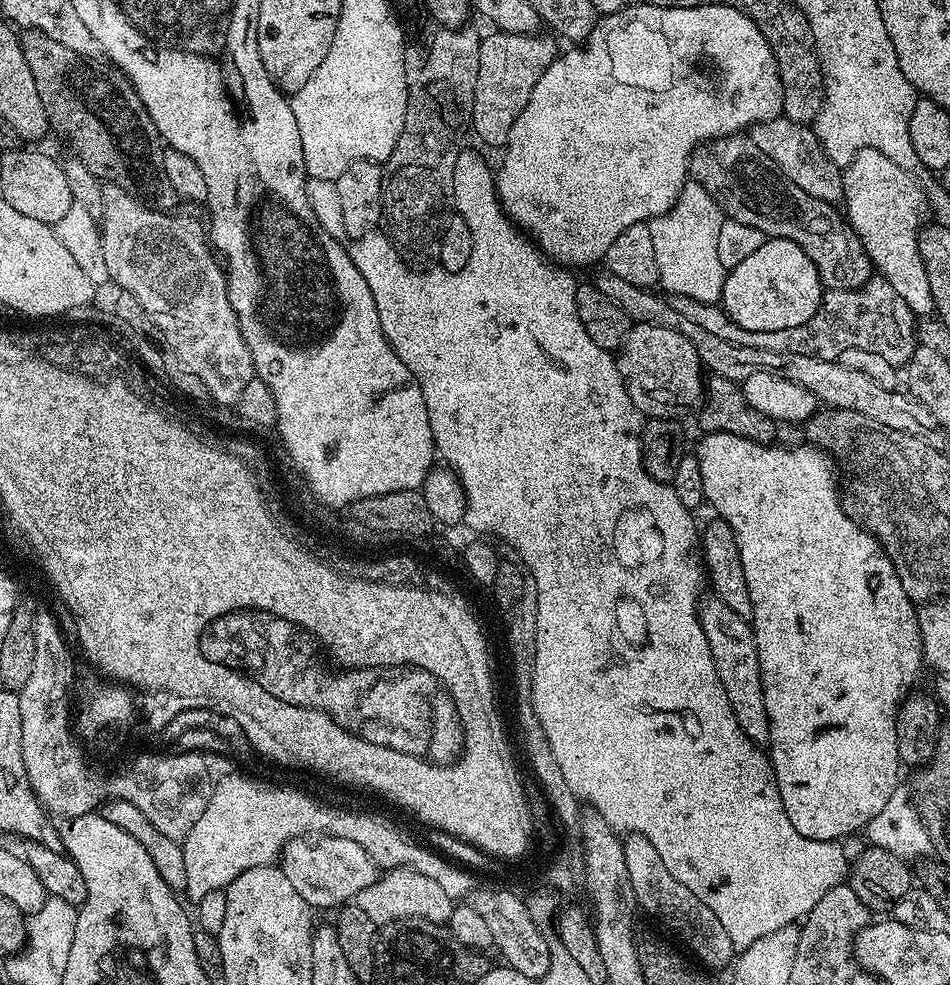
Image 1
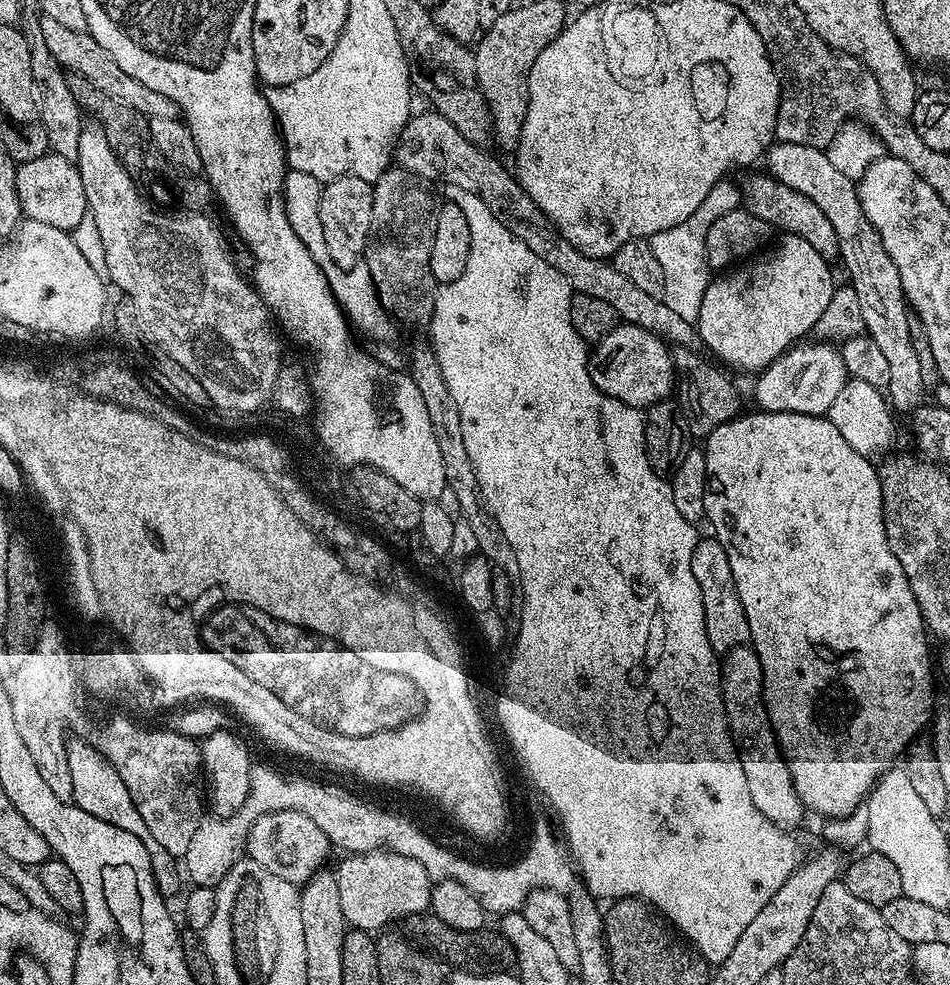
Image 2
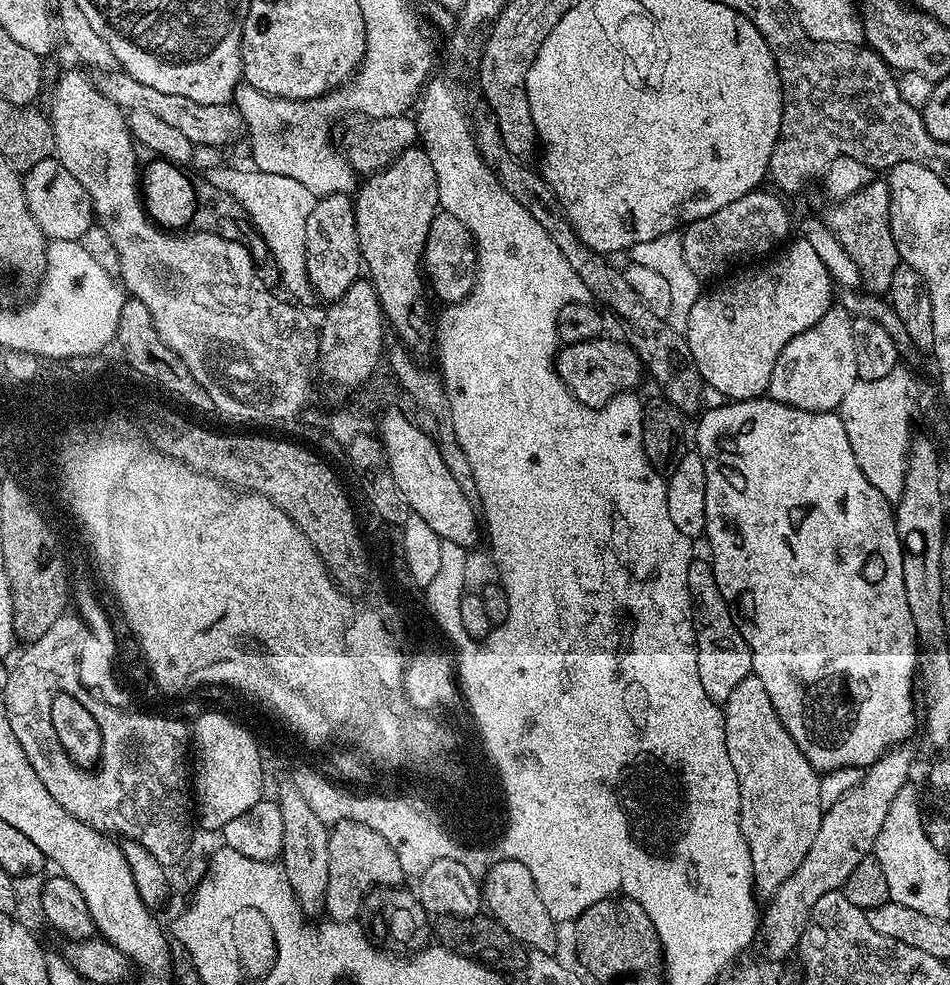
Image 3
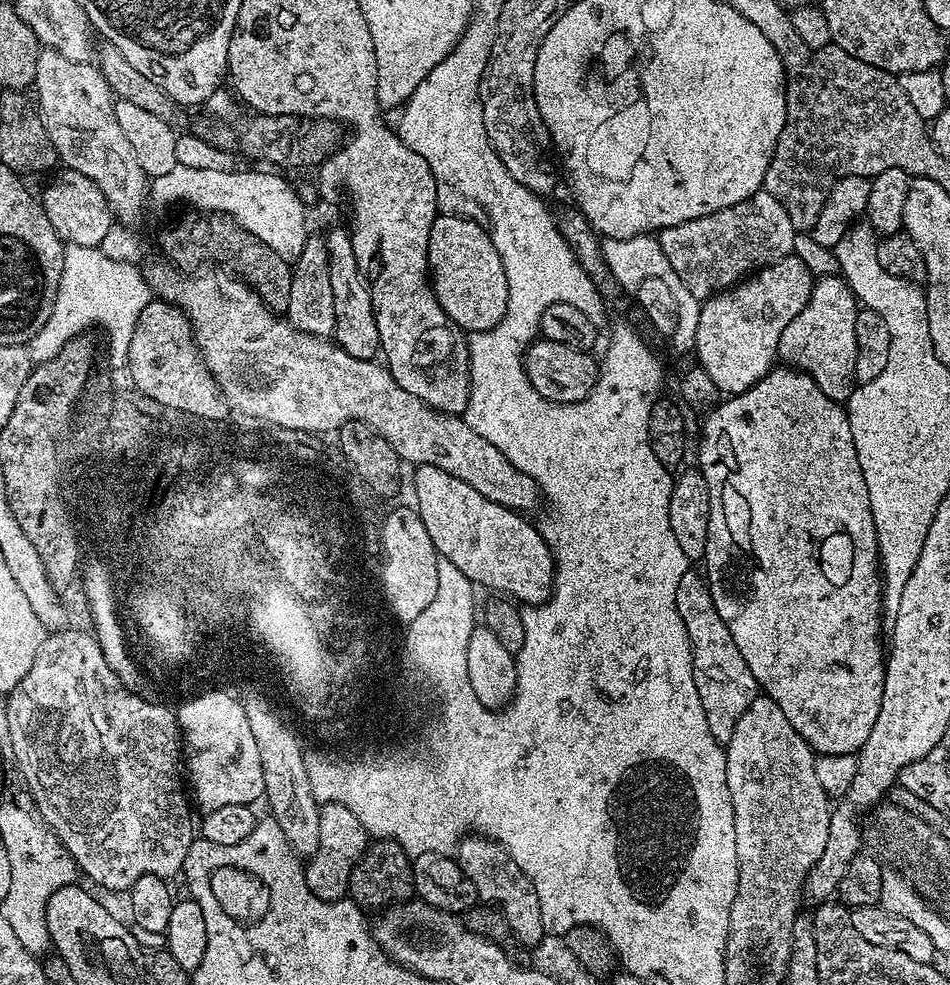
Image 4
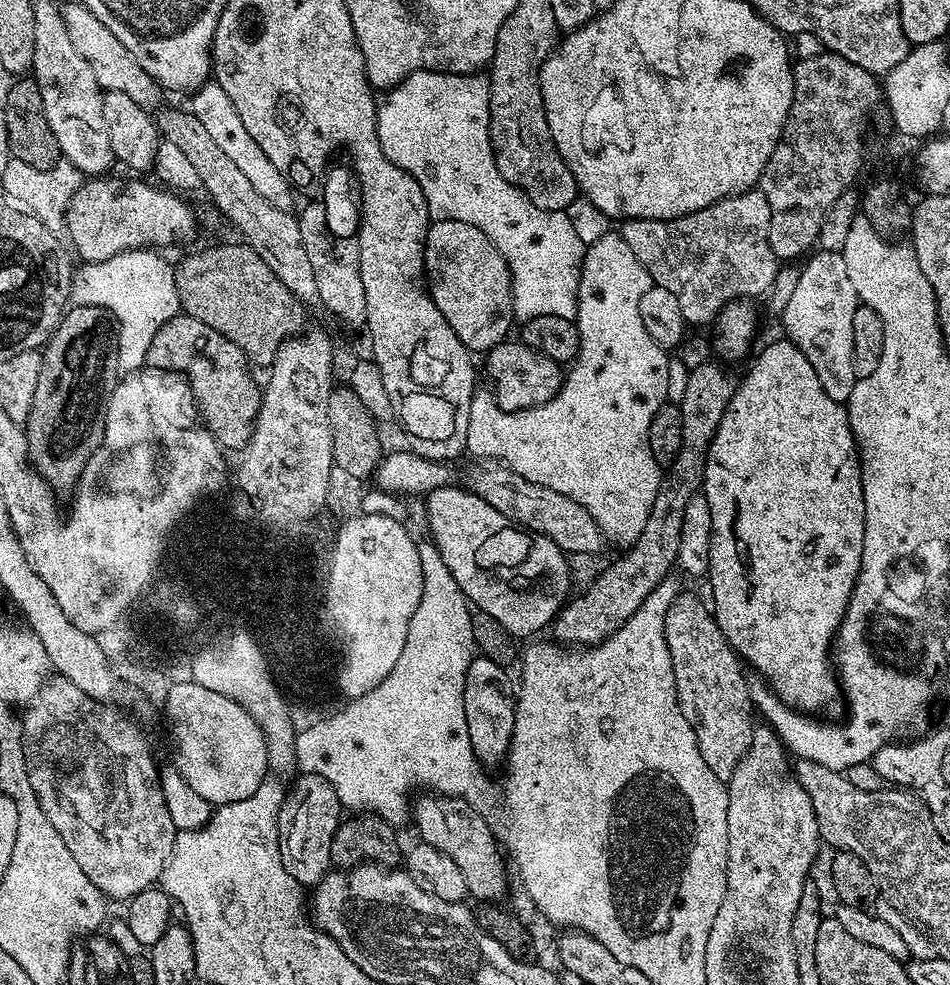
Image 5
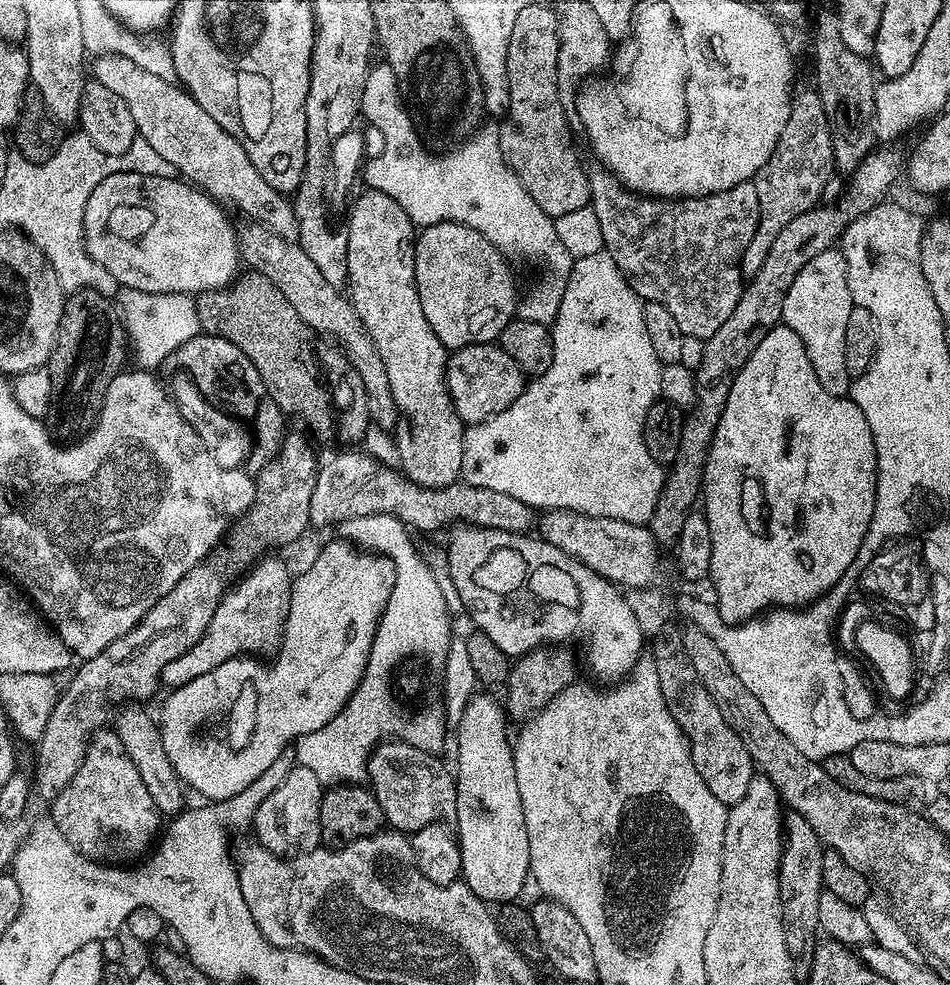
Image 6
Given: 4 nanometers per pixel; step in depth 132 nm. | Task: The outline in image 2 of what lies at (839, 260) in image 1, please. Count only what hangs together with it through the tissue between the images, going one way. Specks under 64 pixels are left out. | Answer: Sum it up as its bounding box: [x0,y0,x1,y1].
[742,175,840,262]

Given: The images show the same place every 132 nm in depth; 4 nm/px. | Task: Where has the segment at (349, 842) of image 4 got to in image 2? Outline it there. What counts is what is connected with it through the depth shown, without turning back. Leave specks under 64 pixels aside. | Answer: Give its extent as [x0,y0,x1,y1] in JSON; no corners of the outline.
[334,852,433,934]

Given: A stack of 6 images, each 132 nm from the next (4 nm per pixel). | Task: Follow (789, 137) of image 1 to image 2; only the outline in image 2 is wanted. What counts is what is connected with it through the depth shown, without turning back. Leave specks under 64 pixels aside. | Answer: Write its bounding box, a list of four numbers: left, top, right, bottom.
[766,142,926,414]

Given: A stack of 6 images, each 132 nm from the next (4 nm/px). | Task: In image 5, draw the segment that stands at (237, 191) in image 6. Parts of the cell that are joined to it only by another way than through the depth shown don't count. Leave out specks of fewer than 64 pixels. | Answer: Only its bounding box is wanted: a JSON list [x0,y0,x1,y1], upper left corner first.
[62,2,162,110]

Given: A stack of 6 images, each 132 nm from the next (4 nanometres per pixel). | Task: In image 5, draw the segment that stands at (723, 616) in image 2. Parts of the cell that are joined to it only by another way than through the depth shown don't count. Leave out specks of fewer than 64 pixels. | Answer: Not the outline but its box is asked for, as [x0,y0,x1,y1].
[664,591,754,782]

